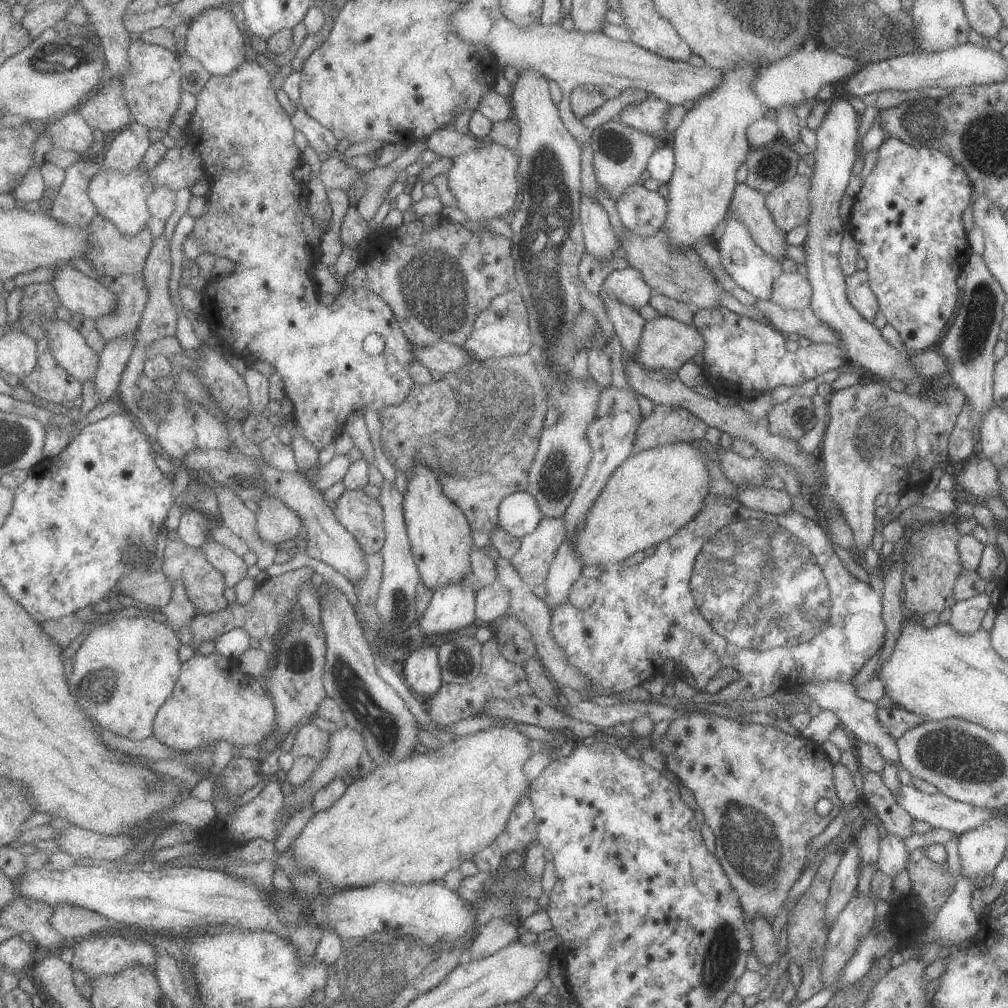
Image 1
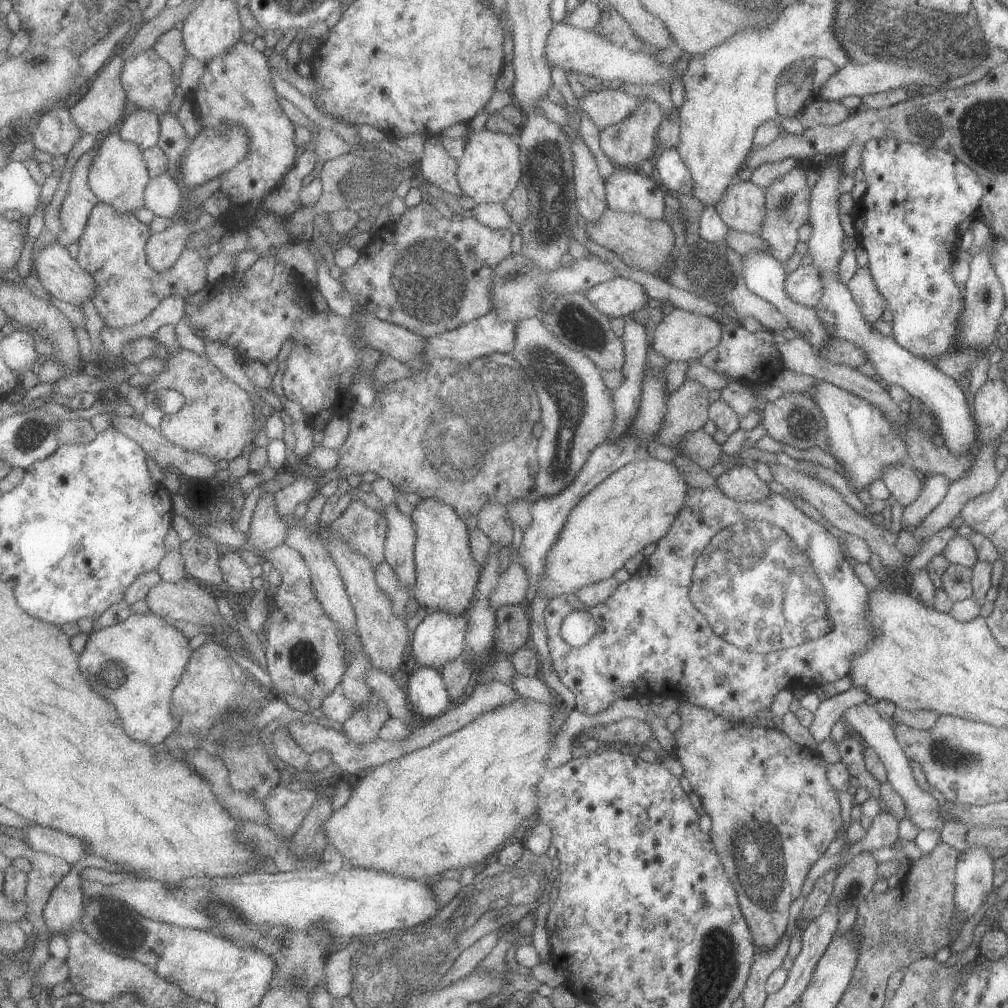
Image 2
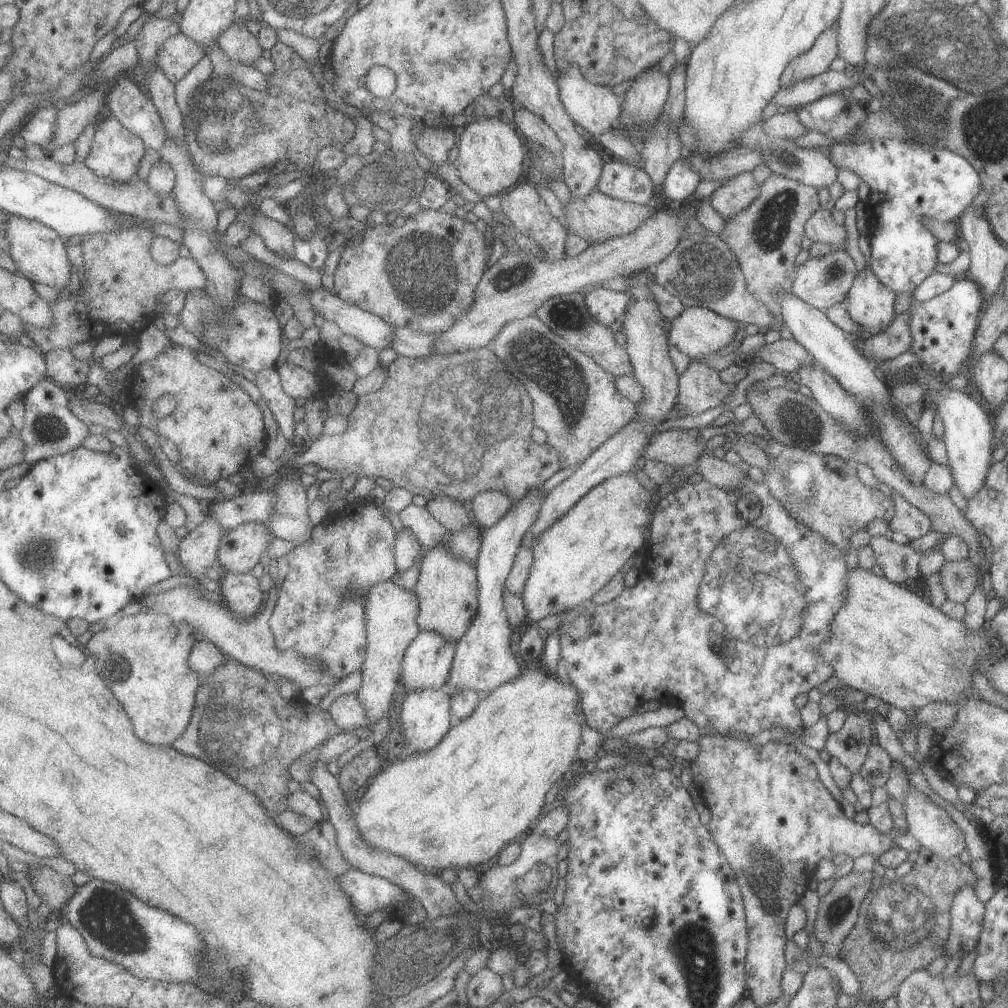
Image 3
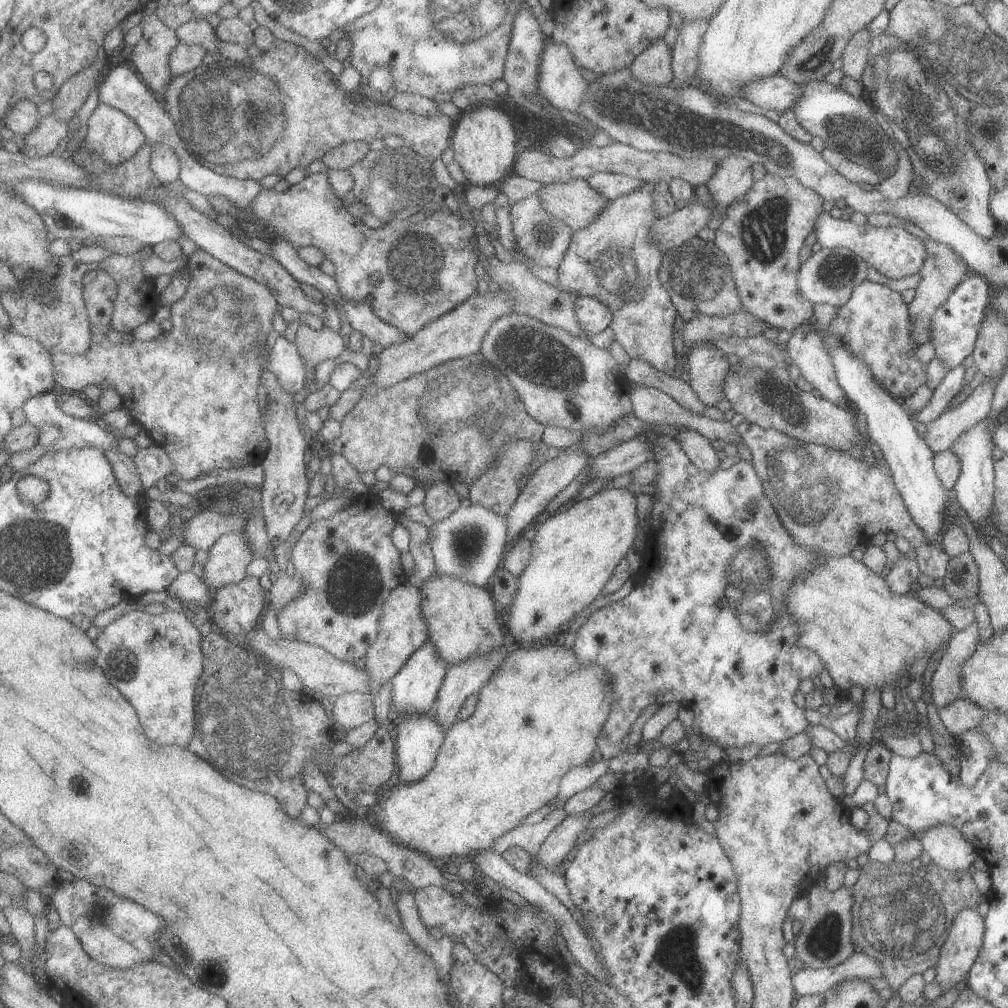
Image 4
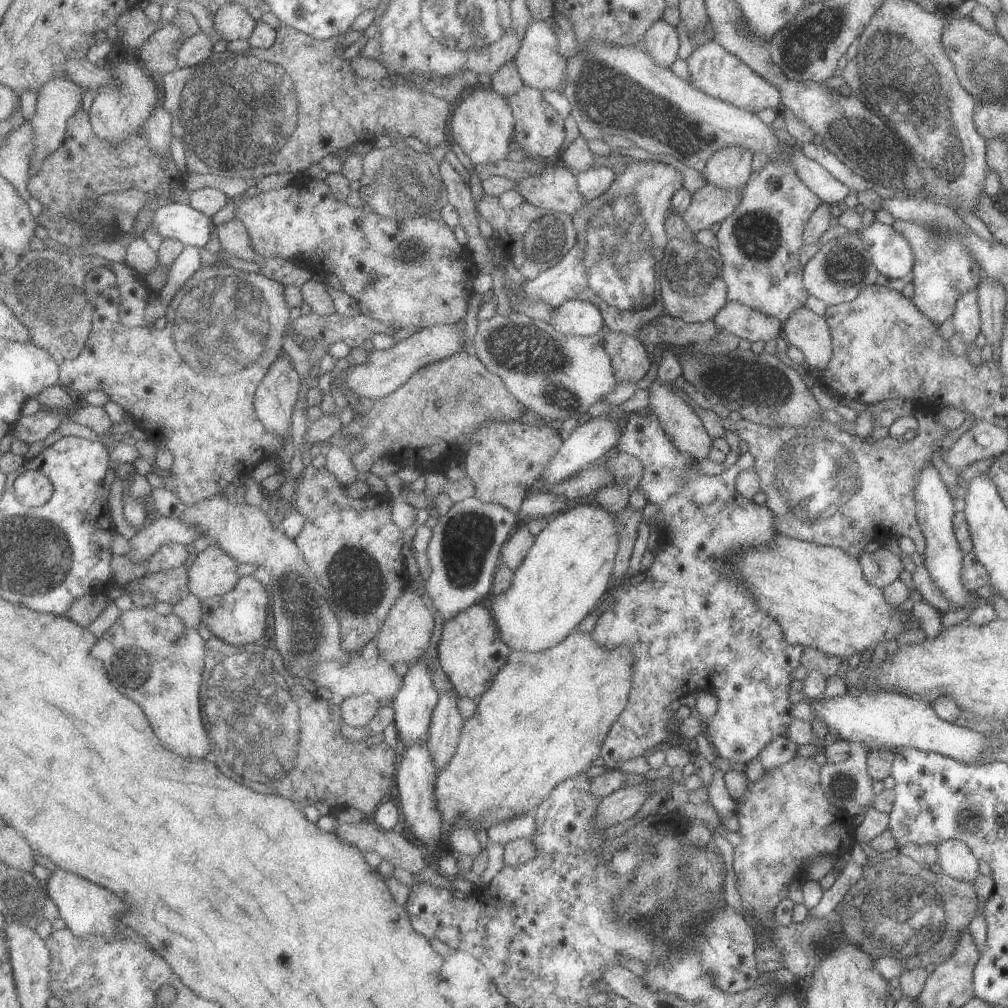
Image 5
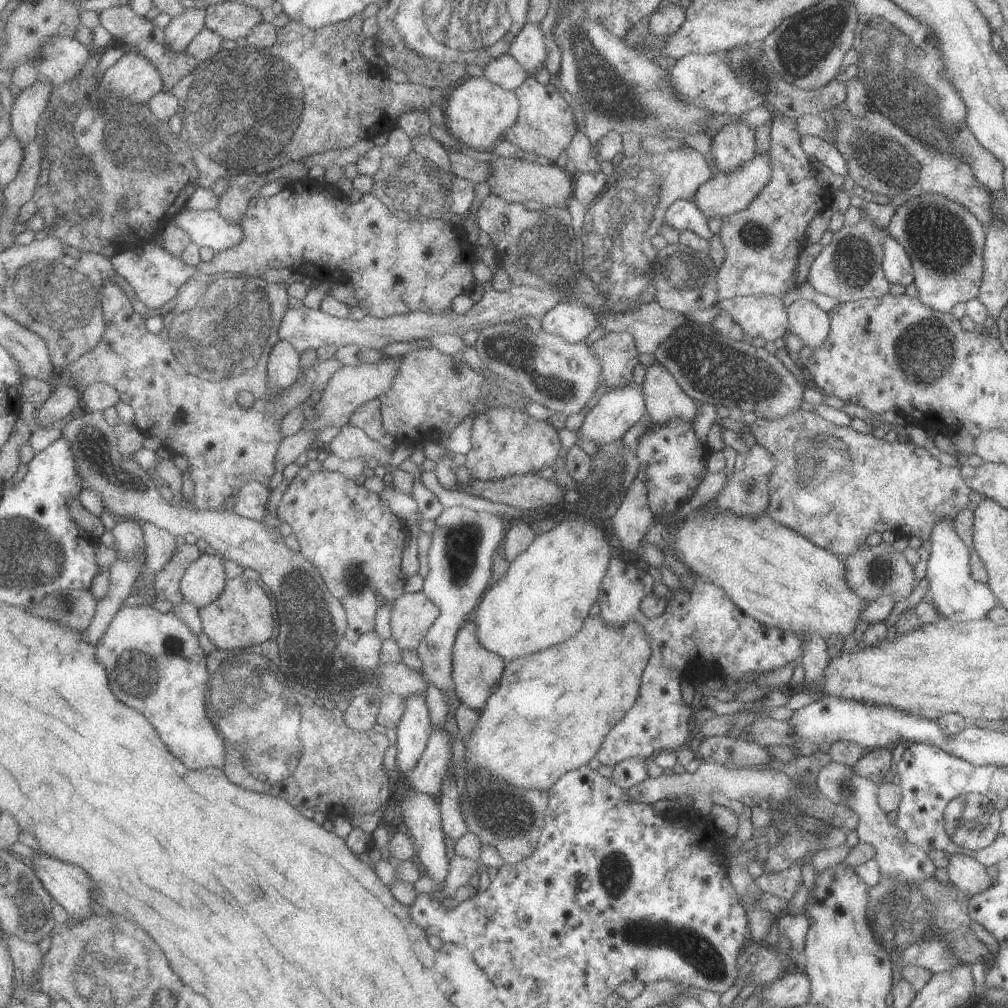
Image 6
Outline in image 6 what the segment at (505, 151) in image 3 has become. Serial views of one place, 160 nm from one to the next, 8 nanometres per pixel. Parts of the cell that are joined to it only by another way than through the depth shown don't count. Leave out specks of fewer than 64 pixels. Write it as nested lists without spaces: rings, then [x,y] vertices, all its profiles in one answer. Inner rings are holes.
[[[484,75],[466,76],[445,94],[442,110],[445,128],[452,139],[459,139],[475,150],[490,151],[502,138],[502,132],[516,121],[519,101],[513,91],[491,83]]]

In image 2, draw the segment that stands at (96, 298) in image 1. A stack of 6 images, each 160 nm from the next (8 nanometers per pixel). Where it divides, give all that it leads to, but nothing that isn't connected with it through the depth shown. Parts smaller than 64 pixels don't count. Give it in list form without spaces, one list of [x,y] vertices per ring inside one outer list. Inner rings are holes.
[[[54,241],[41,248],[41,250],[37,250],[34,258],[35,270],[38,279],[42,283],[42,287],[55,299],[81,307],[87,298],[91,301],[95,298],[99,282],[97,282],[93,274],[82,268],[82,265],[79,264],[76,258],[71,256],[71,252],[63,244]]]

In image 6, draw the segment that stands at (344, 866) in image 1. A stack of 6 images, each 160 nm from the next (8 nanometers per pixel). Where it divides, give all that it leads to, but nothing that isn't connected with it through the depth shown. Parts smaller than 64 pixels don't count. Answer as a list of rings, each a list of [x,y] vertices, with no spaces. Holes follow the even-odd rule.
[[[598,615],[588,616],[583,621],[579,632],[575,636],[567,638],[559,644],[547,647],[539,652],[513,659],[506,663],[504,671],[497,688],[491,693],[484,704],[484,709],[479,713],[476,720],[475,728],[472,729],[471,736],[464,744],[464,757],[466,758],[465,774],[477,771],[482,773],[487,771],[492,779],[499,779],[503,783],[507,783],[512,787],[525,790],[535,789],[547,792],[551,785],[568,770],[586,765],[593,756],[596,756],[605,735],[609,729],[618,721],[624,718],[624,714],[631,708],[633,702],[639,694],[640,676],[642,670],[647,664],[650,657],[650,640],[645,631],[637,624],[629,619],[620,627],[613,627],[604,623],[604,620]]]

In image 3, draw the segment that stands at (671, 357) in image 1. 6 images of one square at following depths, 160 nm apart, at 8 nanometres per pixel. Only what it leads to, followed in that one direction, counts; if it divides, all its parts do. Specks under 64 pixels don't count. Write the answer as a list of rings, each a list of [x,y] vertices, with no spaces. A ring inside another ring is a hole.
[[[684,307],[677,318],[670,320],[671,328],[666,335],[668,345],[674,346],[689,359],[701,359],[728,346],[737,334],[737,321],[731,321],[707,308]]]

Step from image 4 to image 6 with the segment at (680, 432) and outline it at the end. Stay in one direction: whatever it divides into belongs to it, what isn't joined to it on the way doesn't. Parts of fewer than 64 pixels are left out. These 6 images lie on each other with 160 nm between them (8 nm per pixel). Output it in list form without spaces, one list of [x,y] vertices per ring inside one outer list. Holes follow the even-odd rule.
[[[657,361],[644,368],[642,395],[645,413],[653,424],[677,418],[692,426],[697,402],[680,389],[671,373]]]

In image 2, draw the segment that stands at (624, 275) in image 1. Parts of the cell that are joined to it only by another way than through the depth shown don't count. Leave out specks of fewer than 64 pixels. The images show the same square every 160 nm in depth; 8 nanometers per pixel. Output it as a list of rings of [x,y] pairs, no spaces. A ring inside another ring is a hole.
[[[618,275],[601,284],[595,284],[583,294],[598,312],[609,319],[622,318],[637,312],[648,300],[640,284]]]

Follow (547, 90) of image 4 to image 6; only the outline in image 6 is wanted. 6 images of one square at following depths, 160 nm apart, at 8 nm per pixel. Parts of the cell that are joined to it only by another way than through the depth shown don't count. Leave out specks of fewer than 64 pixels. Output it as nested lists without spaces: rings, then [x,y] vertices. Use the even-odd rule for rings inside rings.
[[[526,22],[506,53],[522,66],[527,75],[533,75],[537,68],[543,67],[547,52],[539,26]]]

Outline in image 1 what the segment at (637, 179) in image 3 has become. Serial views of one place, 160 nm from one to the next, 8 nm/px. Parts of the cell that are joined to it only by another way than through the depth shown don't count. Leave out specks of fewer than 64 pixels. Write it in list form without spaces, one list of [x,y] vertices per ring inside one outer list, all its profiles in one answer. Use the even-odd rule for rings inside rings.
[[[641,184],[627,186],[615,200],[615,206],[624,229],[641,238],[657,234],[667,214],[665,200],[657,191],[646,190]]]

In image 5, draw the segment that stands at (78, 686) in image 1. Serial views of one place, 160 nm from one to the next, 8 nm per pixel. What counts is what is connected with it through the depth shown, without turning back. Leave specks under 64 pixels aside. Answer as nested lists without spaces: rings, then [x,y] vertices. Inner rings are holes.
[[[133,606],[122,611],[92,652],[99,660],[111,664],[107,664],[107,672],[111,672],[111,680],[115,680],[119,692],[143,706],[157,736],[171,752],[187,758],[205,758],[211,754],[201,700],[207,647],[197,628],[185,626],[174,612],[163,615],[153,608]]]

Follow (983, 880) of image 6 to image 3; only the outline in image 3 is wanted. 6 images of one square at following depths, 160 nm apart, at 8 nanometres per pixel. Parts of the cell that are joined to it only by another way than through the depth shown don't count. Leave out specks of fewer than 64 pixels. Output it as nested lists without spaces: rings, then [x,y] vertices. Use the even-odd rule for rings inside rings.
[[[907,780],[907,790],[905,790],[902,807],[907,824],[907,834],[913,836],[919,842],[920,847],[927,848],[929,852],[941,856],[944,860],[958,856],[965,848],[963,832],[955,825],[947,812],[935,806],[925,794],[909,784],[909,780]]]

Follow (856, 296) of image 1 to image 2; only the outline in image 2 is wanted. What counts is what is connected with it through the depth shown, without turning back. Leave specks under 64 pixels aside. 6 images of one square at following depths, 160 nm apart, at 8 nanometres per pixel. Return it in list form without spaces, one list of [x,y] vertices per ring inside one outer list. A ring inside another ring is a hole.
[[[858,268],[846,283],[846,288],[863,318],[870,324],[878,321],[886,309],[886,302],[877,292],[868,268]]]

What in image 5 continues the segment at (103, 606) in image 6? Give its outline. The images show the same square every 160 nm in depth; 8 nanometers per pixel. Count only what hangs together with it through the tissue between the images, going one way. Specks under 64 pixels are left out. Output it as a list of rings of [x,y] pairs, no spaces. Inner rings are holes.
[[[155,517],[152,523],[145,524],[141,530],[129,540],[130,551],[123,556],[131,563],[150,559],[164,544],[189,544],[203,535],[196,527],[185,523],[180,518],[170,519]]]

